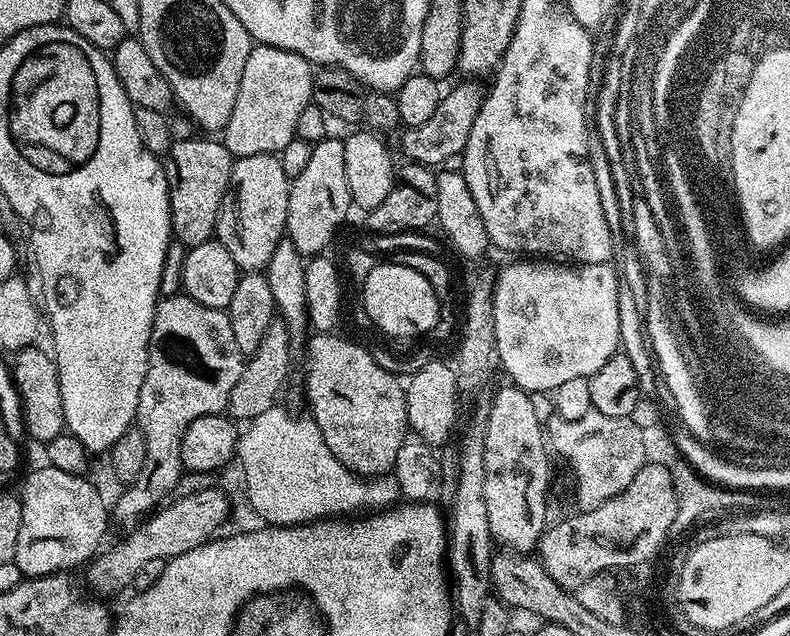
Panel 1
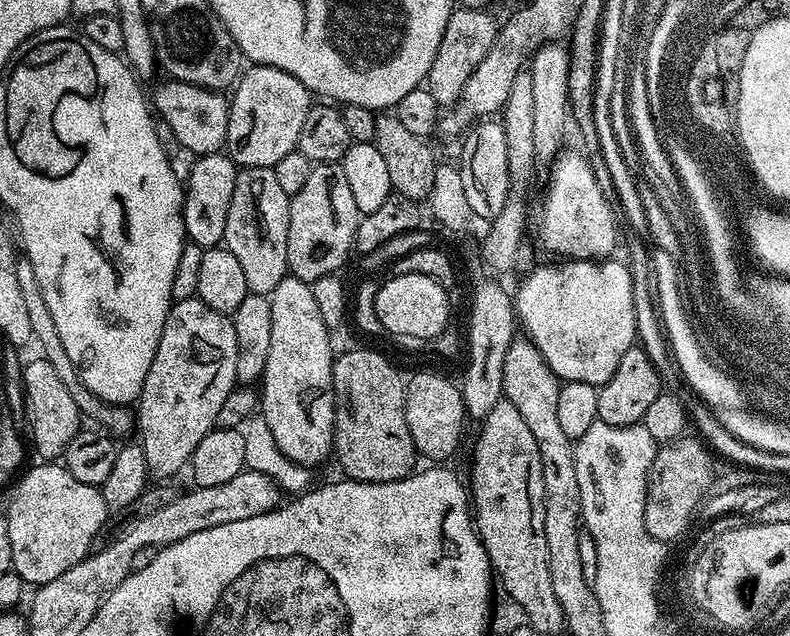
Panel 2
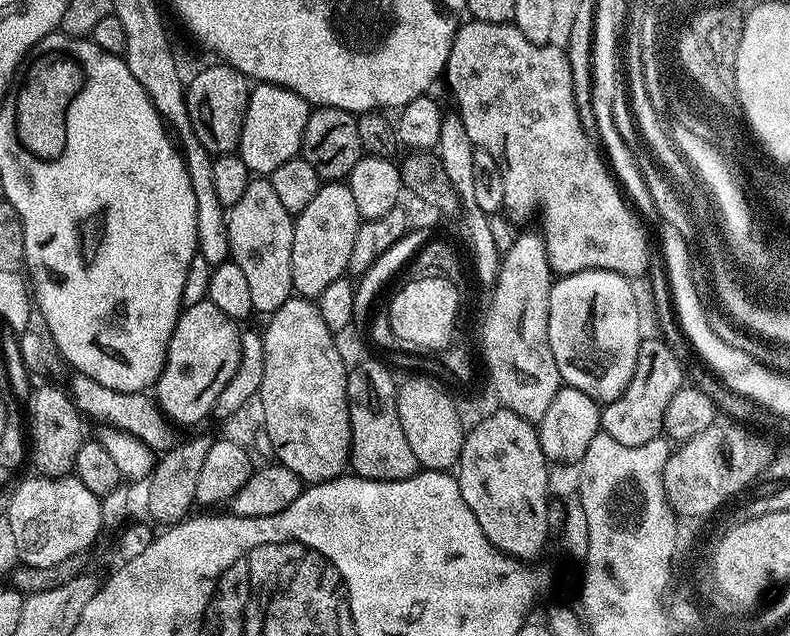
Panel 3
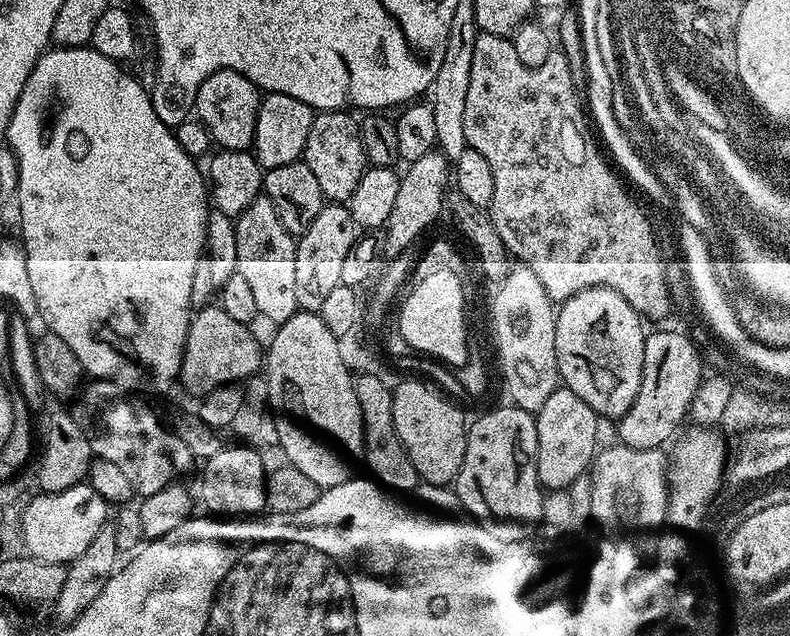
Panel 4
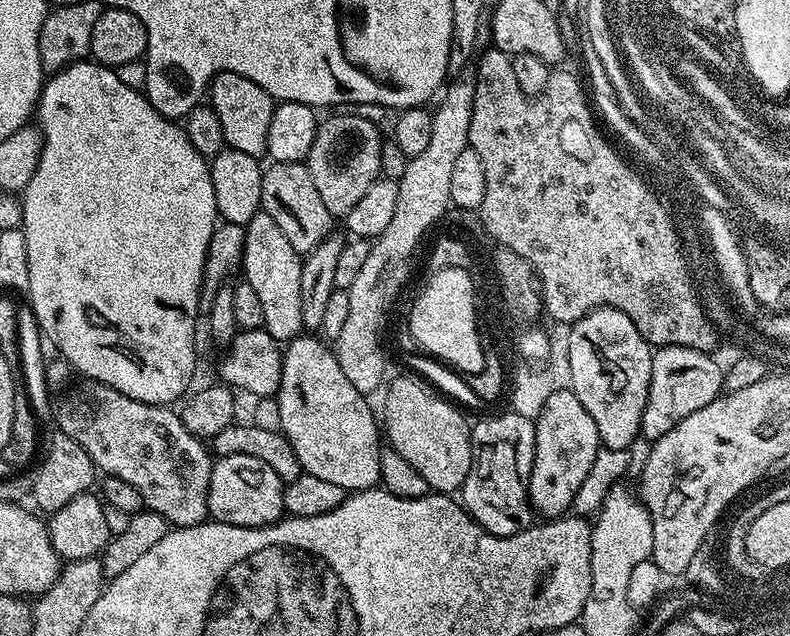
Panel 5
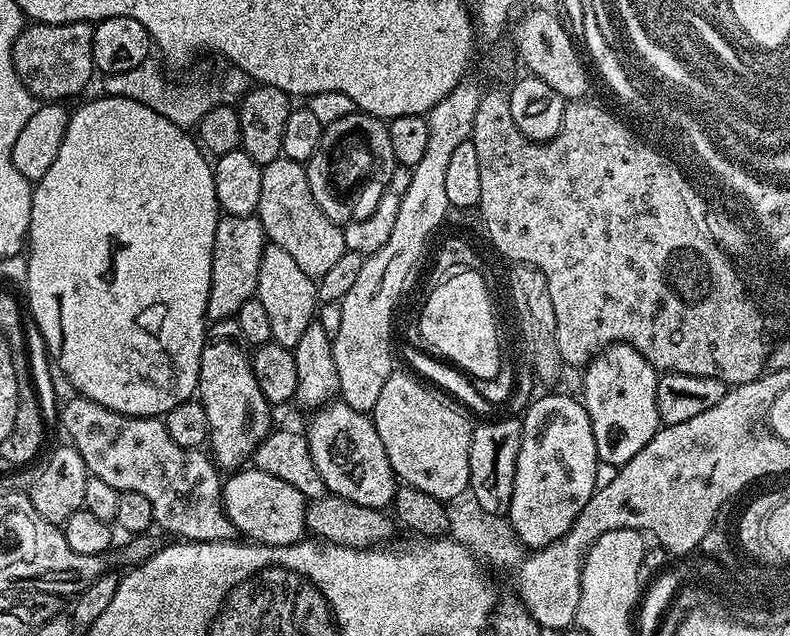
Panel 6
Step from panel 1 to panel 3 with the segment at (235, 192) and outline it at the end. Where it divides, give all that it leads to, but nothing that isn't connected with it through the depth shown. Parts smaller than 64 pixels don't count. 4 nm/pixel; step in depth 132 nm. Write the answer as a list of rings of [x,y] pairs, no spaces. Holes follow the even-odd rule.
[[[249,179],[246,190],[232,208],[227,209],[228,255],[248,279],[253,313],[277,312],[287,300],[293,299],[292,247],[294,216],[282,206],[271,179]]]

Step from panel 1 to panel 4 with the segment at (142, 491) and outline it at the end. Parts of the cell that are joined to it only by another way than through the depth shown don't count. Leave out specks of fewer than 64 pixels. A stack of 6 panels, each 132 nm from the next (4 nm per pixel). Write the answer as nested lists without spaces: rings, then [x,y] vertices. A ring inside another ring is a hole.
[[[218,306],[199,309],[188,327],[179,383],[184,383],[190,395],[203,398],[223,384],[244,382],[255,377],[262,368],[262,344],[260,348],[252,331],[249,325],[234,322],[234,318],[230,318],[230,314]]]

